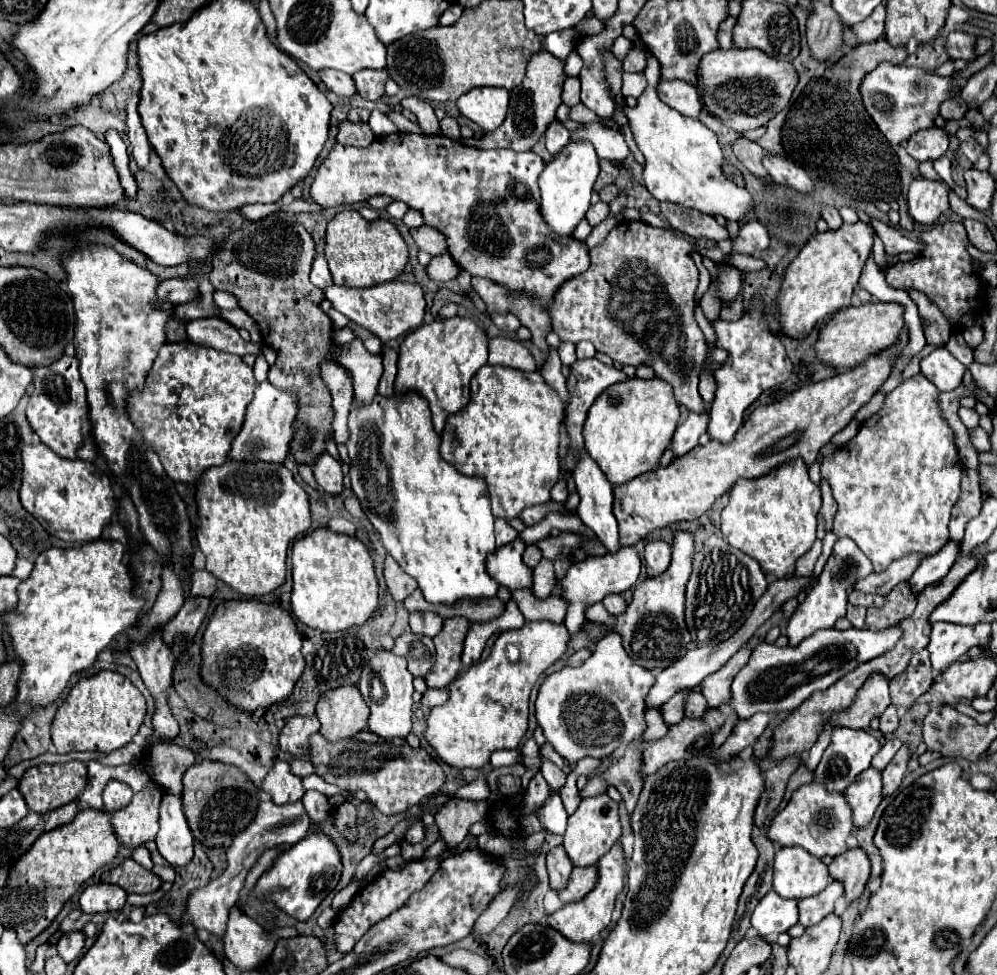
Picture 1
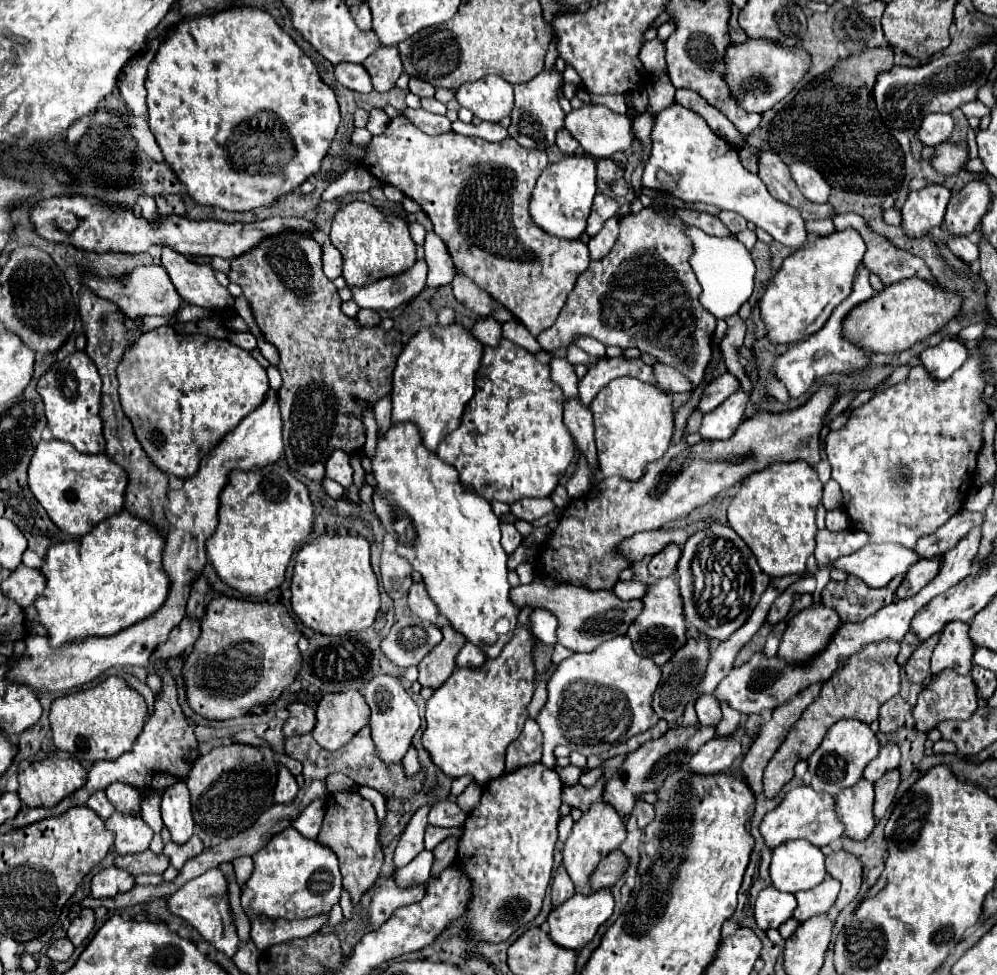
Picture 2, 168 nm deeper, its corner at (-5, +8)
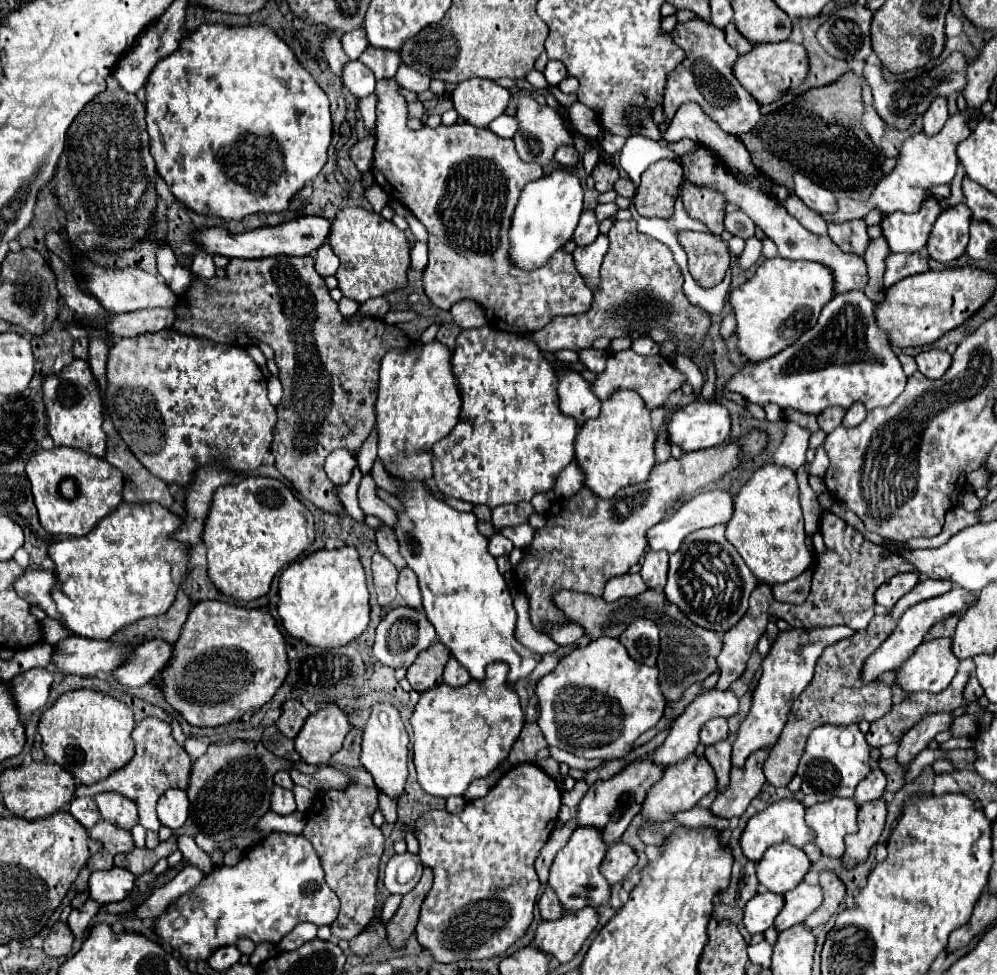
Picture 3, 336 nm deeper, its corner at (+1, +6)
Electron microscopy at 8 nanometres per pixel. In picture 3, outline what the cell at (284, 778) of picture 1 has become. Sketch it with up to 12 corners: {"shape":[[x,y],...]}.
{"shape":[[275,786],[271,810],[287,816],[295,812],[291,790]]}

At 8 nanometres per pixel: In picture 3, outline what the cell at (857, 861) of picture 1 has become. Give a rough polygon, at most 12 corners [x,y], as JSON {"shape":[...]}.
{"shape":[[821,872],[823,904],[803,922],[809,930],[827,922],[845,898],[845,884]]}

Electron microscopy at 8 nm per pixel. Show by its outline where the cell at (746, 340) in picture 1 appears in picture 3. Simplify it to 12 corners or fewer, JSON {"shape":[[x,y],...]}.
{"shape":[[689,402],[667,418],[667,442],[683,452],[729,442],[729,410]]}

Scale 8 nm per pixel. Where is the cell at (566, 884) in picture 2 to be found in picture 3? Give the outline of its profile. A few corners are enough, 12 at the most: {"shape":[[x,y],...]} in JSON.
{"shape":[[549,886],[537,906],[543,920],[559,920],[565,914]]}

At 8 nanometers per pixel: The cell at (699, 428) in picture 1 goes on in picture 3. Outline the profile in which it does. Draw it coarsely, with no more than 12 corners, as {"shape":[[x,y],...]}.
{"shape":[[835,294],[817,324],[727,382],[759,406],[889,406],[907,376],[875,304]]}

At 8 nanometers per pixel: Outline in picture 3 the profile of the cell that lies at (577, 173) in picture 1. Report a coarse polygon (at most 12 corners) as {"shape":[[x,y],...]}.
{"shape":[[553,170],[511,216],[509,258],[541,268],[571,240],[583,188]]}

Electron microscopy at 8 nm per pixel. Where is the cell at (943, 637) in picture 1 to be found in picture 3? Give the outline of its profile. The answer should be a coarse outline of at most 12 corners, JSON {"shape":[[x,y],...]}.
{"shape":[[951,638],[923,642],[895,670],[903,692],[943,692],[957,674]]}

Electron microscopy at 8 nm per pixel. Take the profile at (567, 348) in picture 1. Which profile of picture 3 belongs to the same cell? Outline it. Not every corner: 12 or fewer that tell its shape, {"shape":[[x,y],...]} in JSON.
{"shape":[[595,348],[579,352],[581,362],[593,370],[603,372],[607,354]]}

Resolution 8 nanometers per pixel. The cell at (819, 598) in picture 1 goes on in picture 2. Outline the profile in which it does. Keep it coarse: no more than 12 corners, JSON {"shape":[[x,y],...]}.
{"shape":[[823,602],[789,620],[777,654],[803,662],[831,638],[841,620]]}

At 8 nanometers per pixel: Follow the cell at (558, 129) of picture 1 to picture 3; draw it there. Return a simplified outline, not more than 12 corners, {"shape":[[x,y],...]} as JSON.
{"shape":[[561,146],[555,154],[559,164],[571,168],[579,162],[573,146]]}

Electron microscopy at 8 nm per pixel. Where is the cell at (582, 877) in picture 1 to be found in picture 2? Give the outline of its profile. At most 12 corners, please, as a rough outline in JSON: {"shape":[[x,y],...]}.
{"shape":[[615,850],[589,876],[593,892],[611,888],[623,874],[627,858]]}

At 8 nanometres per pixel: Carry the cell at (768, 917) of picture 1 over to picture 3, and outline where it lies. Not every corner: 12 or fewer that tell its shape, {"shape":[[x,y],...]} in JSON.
{"shape":[[757,894],[745,904],[749,934],[773,926],[781,894]]}

